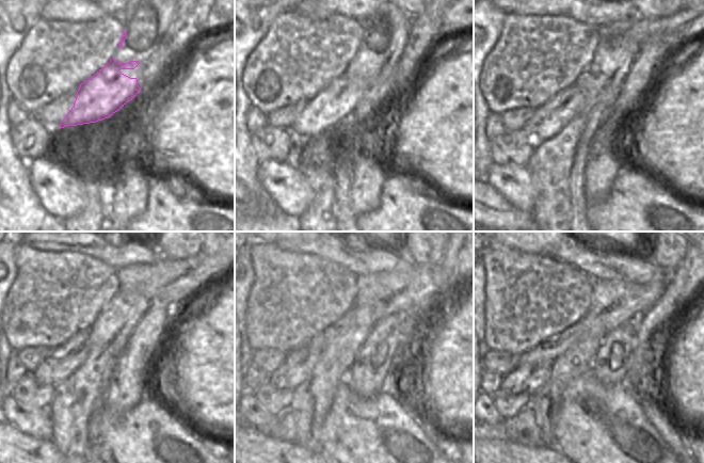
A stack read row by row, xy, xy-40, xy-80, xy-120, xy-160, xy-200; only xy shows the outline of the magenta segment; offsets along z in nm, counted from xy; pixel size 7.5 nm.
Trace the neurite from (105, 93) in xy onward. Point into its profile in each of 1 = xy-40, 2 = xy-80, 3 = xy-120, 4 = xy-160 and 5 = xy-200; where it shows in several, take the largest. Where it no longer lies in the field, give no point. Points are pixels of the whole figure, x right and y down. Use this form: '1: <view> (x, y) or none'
1: xy-40 (330, 109)
2: xy-80 (552, 117)
3: xy-120 (64, 361)
4: xy-160 (299, 364)
5: xy-200 (528, 379)

